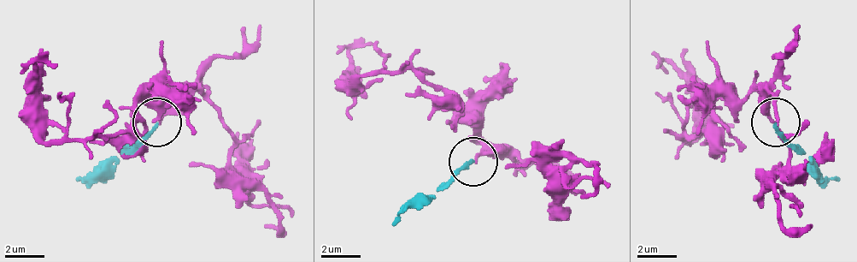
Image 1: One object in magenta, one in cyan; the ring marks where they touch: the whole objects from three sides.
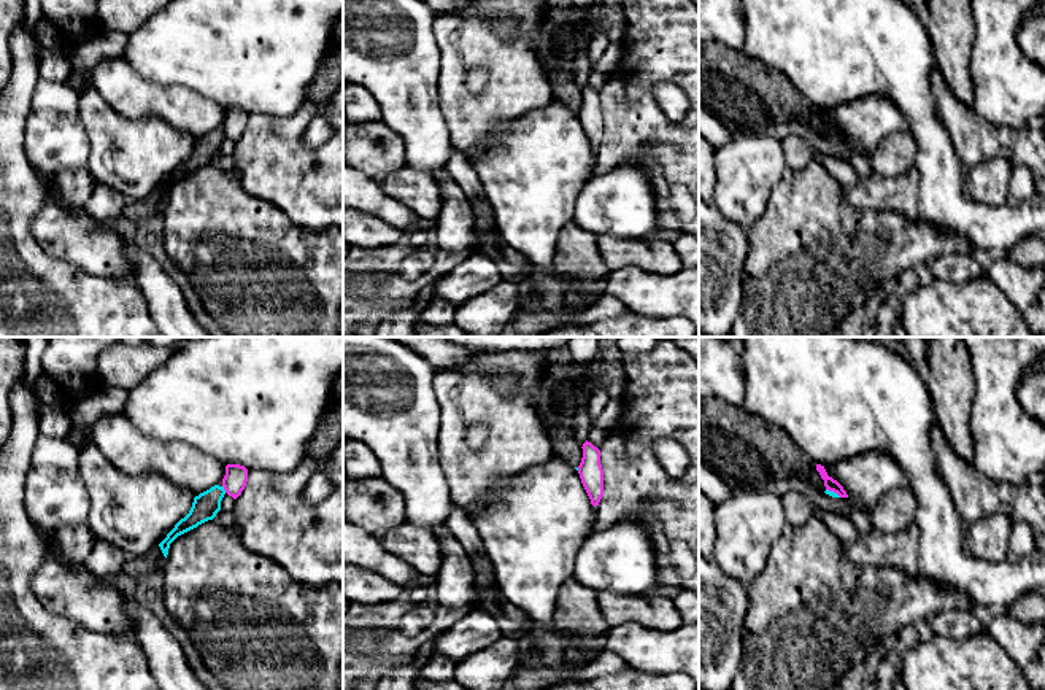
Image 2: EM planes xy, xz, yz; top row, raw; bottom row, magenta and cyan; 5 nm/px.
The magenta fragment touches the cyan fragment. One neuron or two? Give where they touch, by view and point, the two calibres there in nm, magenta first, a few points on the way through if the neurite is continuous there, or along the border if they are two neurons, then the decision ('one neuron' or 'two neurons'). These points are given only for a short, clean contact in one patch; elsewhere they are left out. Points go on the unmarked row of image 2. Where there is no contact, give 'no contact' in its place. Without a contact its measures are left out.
xy (224, 132) | 120/140 nm | along xy (223, 129), (226, 135) | two neurons

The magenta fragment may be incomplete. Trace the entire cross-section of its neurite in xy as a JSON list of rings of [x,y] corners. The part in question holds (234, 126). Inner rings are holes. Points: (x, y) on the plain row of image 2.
[[[227,108],[222,130],[229,140],[237,143],[245,134],[248,126],[248,113],[240,108]]]

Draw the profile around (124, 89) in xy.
[[[122,57],[103,60],[89,73],[100,97],[129,119],[157,118],[194,140],[226,119],[224,107],[189,87],[148,81]]]

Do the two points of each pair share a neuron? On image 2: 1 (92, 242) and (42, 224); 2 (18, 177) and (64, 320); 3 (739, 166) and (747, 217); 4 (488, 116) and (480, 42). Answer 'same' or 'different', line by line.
1: same
2: same
3: same
4: same

